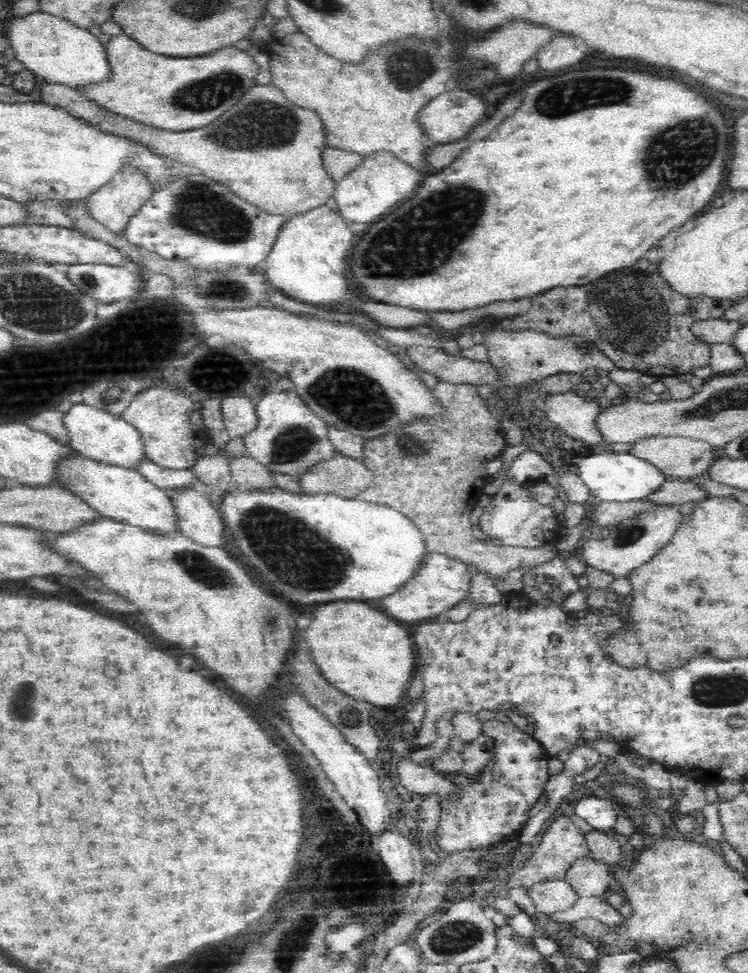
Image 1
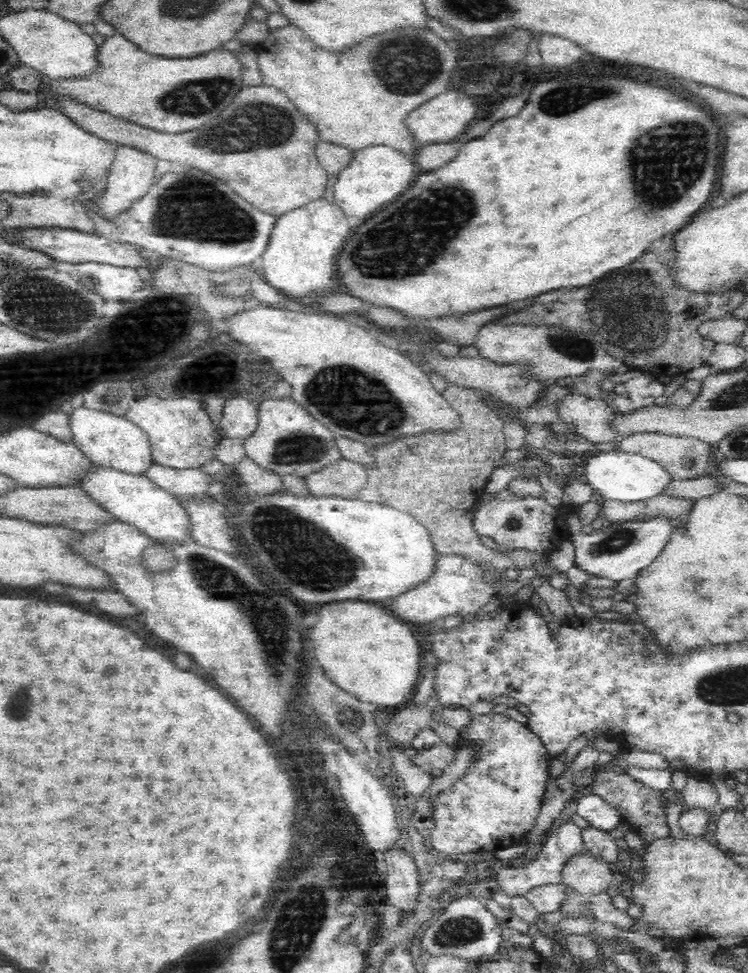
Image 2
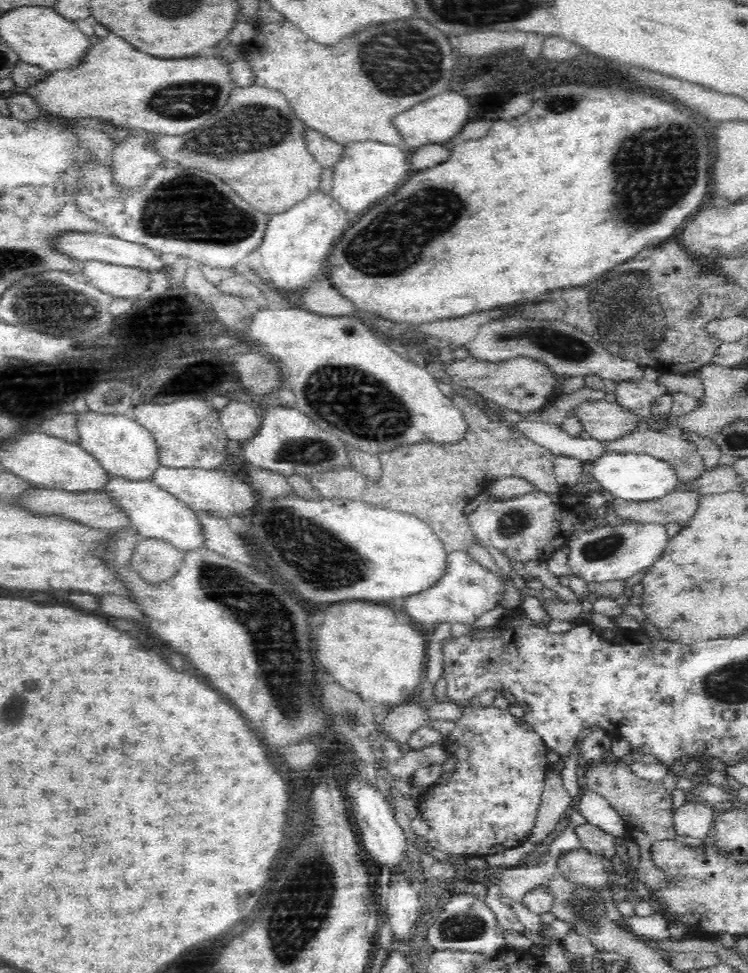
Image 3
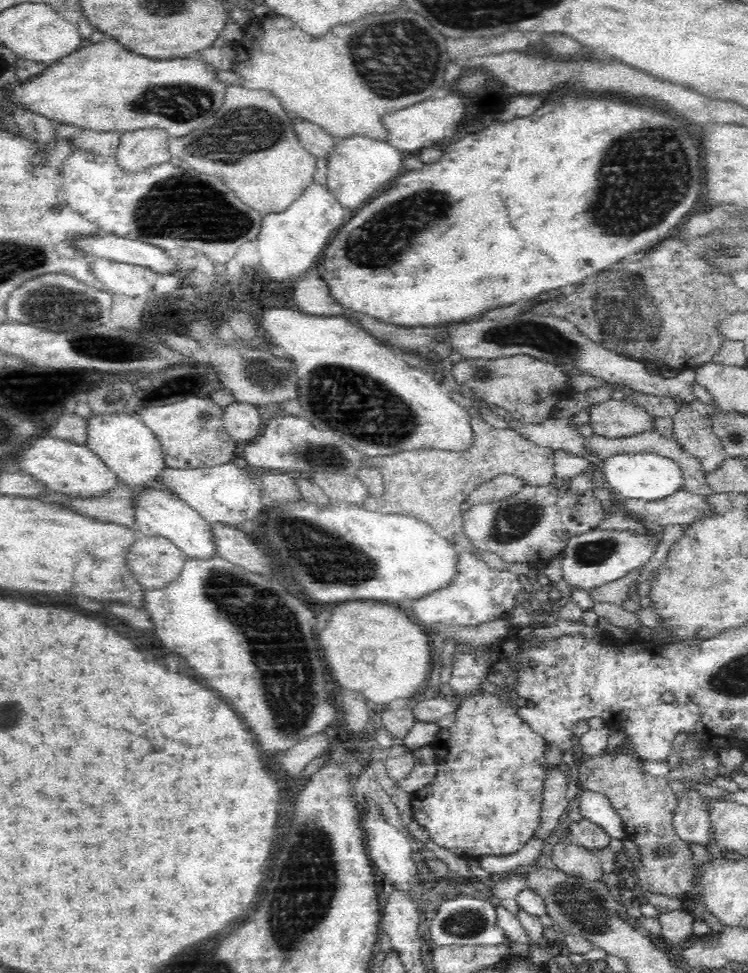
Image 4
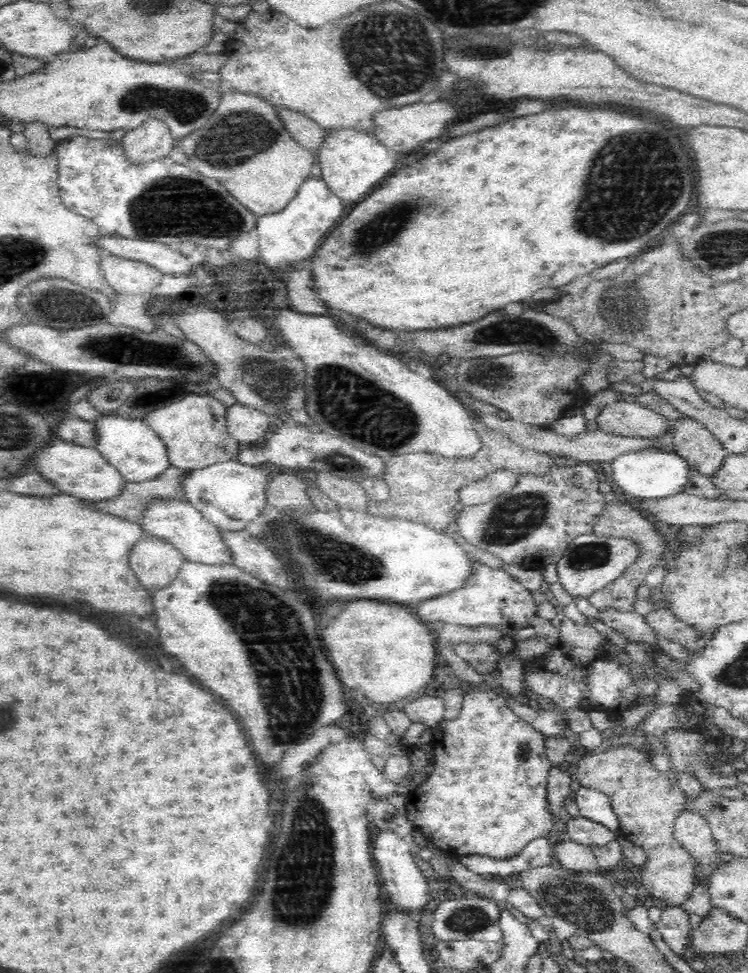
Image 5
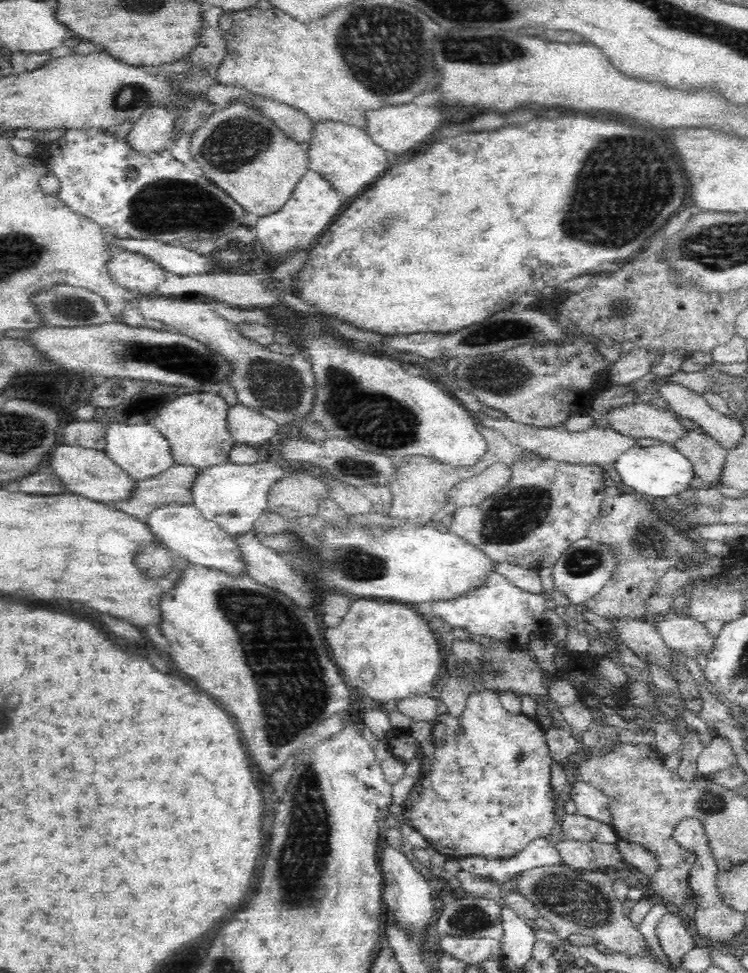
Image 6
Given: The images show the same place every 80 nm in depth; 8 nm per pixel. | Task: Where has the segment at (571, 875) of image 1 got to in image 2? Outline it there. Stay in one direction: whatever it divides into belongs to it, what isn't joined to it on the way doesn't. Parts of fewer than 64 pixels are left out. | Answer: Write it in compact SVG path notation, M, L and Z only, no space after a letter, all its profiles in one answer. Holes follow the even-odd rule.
M590 852L575 854L561 866L561 882L582 894L606 892L612 882L608 864Z

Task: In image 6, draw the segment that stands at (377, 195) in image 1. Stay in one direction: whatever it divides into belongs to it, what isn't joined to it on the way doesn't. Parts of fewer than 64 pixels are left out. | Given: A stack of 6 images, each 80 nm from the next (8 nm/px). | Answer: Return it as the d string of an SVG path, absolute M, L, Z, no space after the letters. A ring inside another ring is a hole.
M328 119L313 121L308 143L308 169L322 175L337 192L346 196L356 196L364 192L391 165L388 158L392 157L376 146L364 129L345 122Z

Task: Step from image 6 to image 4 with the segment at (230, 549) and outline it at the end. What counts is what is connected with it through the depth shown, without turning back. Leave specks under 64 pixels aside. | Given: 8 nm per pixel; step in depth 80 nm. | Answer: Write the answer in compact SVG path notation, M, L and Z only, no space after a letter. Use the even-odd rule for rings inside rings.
M148 490L138 496L136 526L140 536L164 537L172 541L188 559L212 560L212 558L220 556L212 525L187 502L169 492Z

